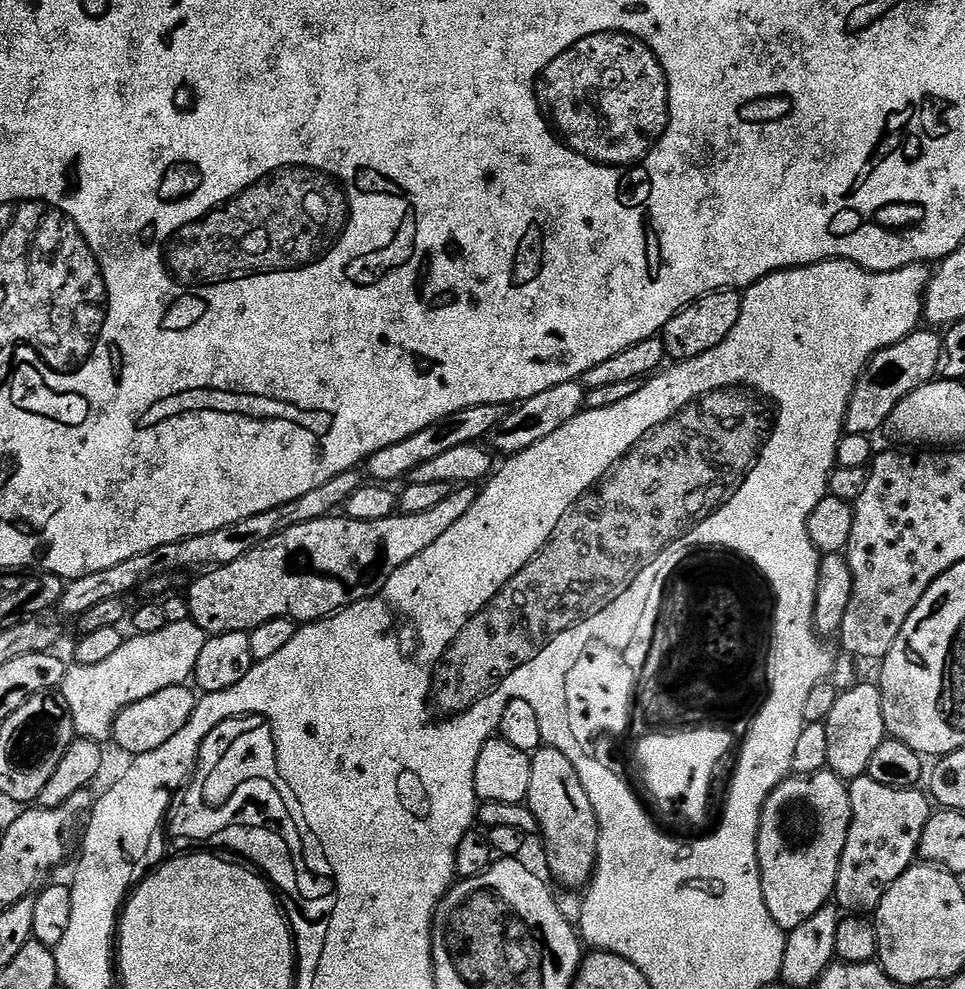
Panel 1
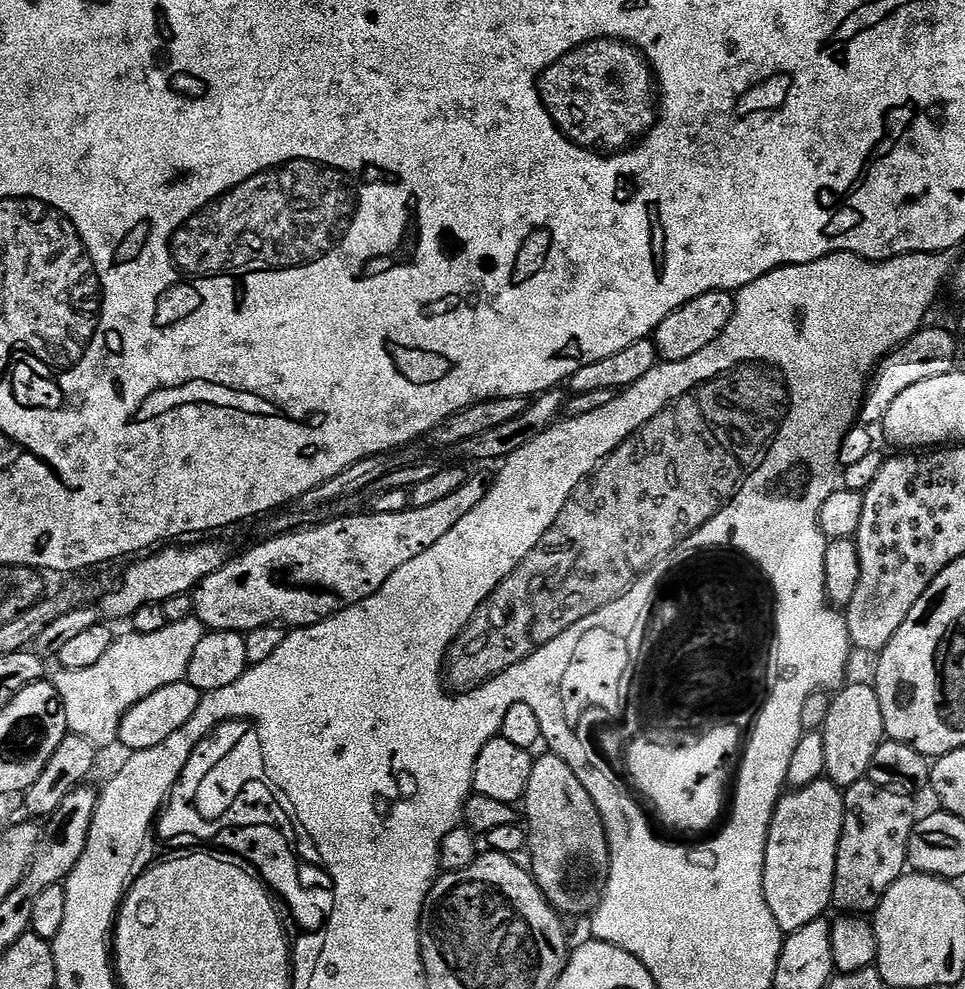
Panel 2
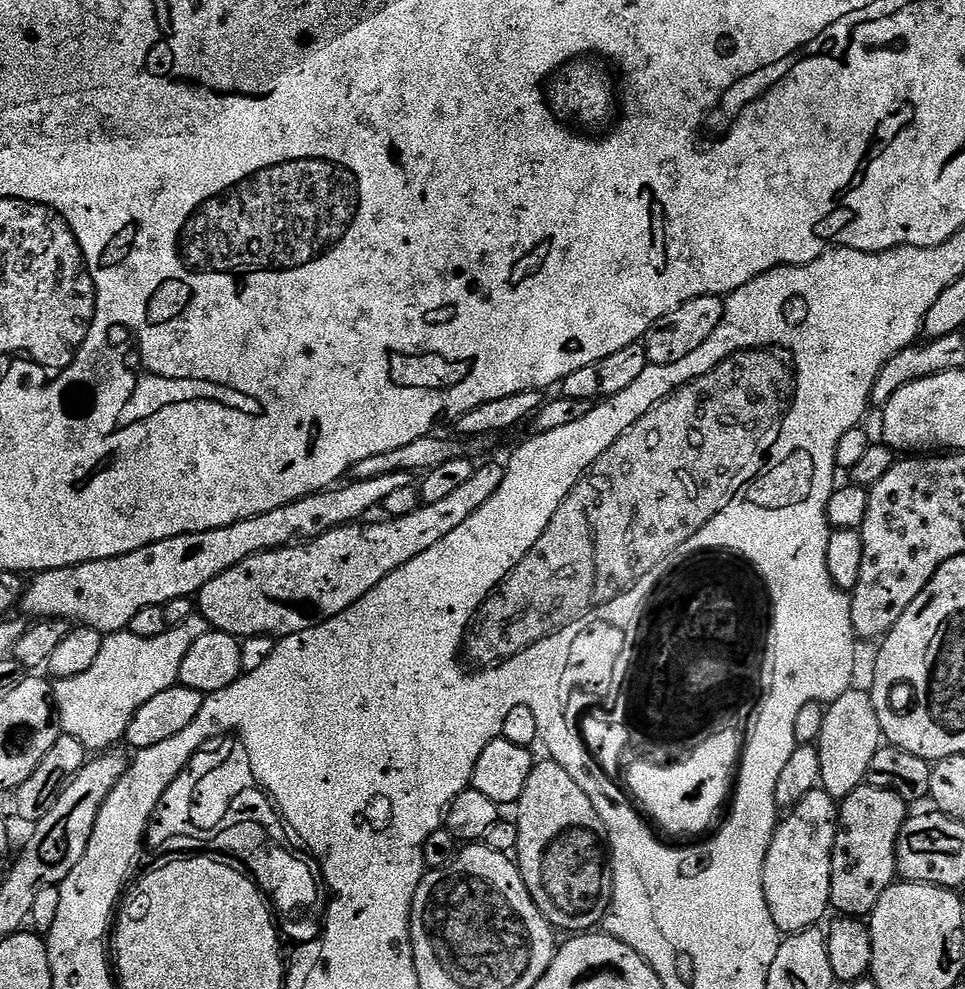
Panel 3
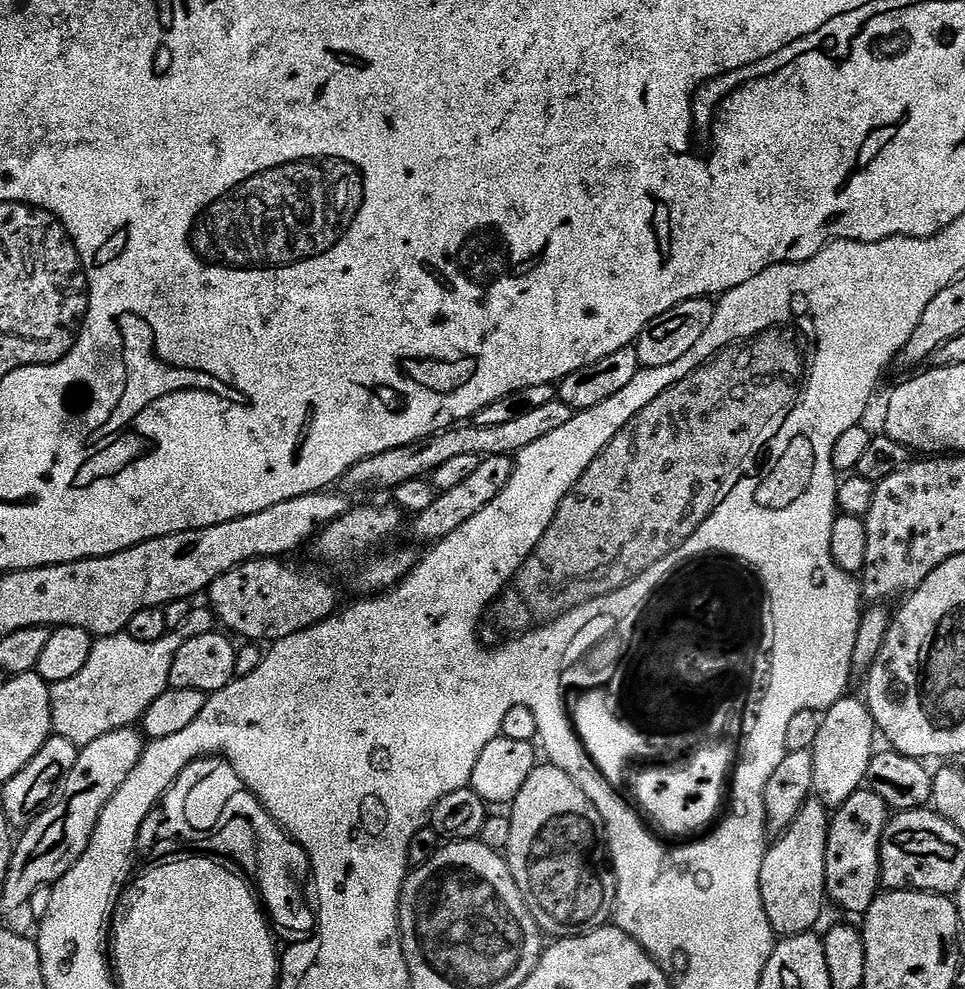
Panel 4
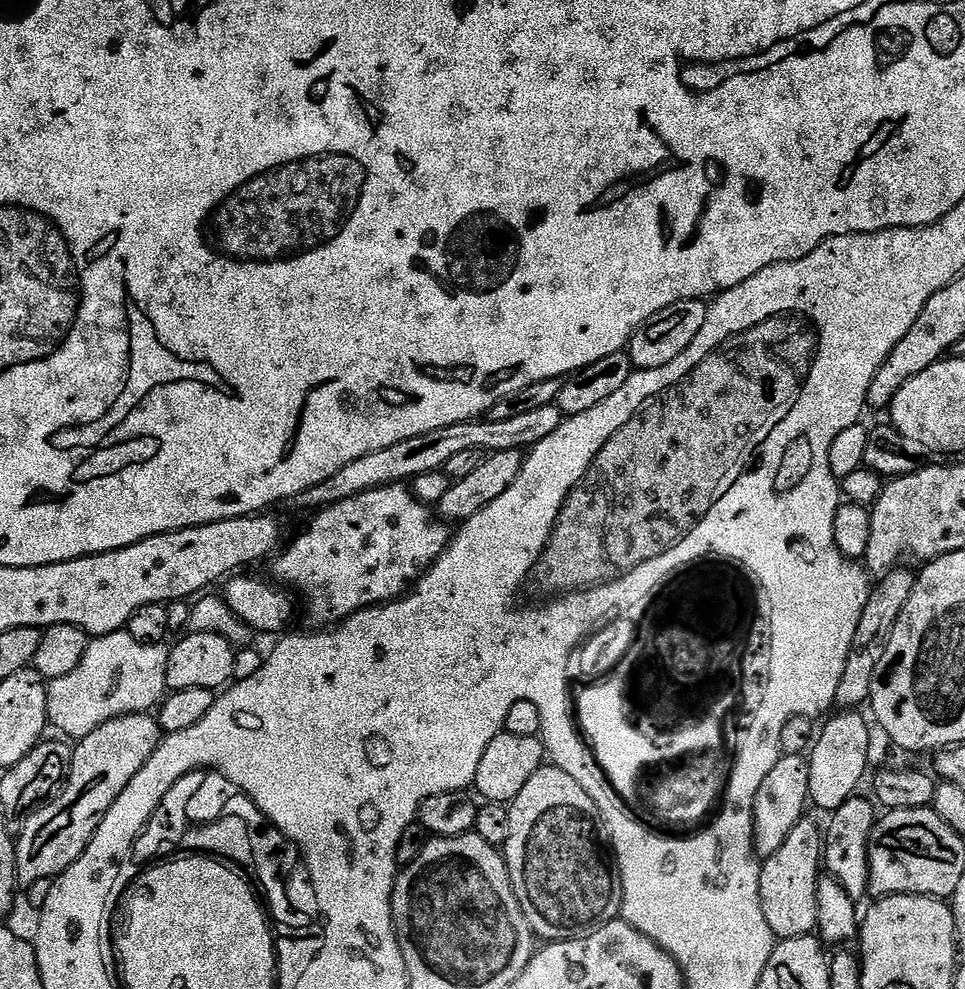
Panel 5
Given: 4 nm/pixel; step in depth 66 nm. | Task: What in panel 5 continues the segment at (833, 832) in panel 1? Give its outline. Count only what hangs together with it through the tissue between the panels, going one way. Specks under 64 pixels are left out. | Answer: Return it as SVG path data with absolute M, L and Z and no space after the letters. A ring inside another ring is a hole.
M805 818L790 830L790 838L782 842L782 846L773 856L767 857L760 864L760 897L762 910L766 914L766 922L770 922L770 930L777 941L811 936L817 931L820 915L818 914L818 886L822 879L822 832L811 818Z

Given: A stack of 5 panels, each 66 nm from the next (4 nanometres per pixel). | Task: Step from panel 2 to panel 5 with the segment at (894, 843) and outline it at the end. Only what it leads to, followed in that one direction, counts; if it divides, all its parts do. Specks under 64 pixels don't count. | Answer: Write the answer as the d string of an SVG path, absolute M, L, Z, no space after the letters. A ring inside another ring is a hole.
M863 795L851 796L837 812L831 813L828 829L822 832L822 864L827 875L837 880L850 894L854 901L863 901L868 891L868 844L872 840L872 832L876 829L878 808L871 799L863 800Z

